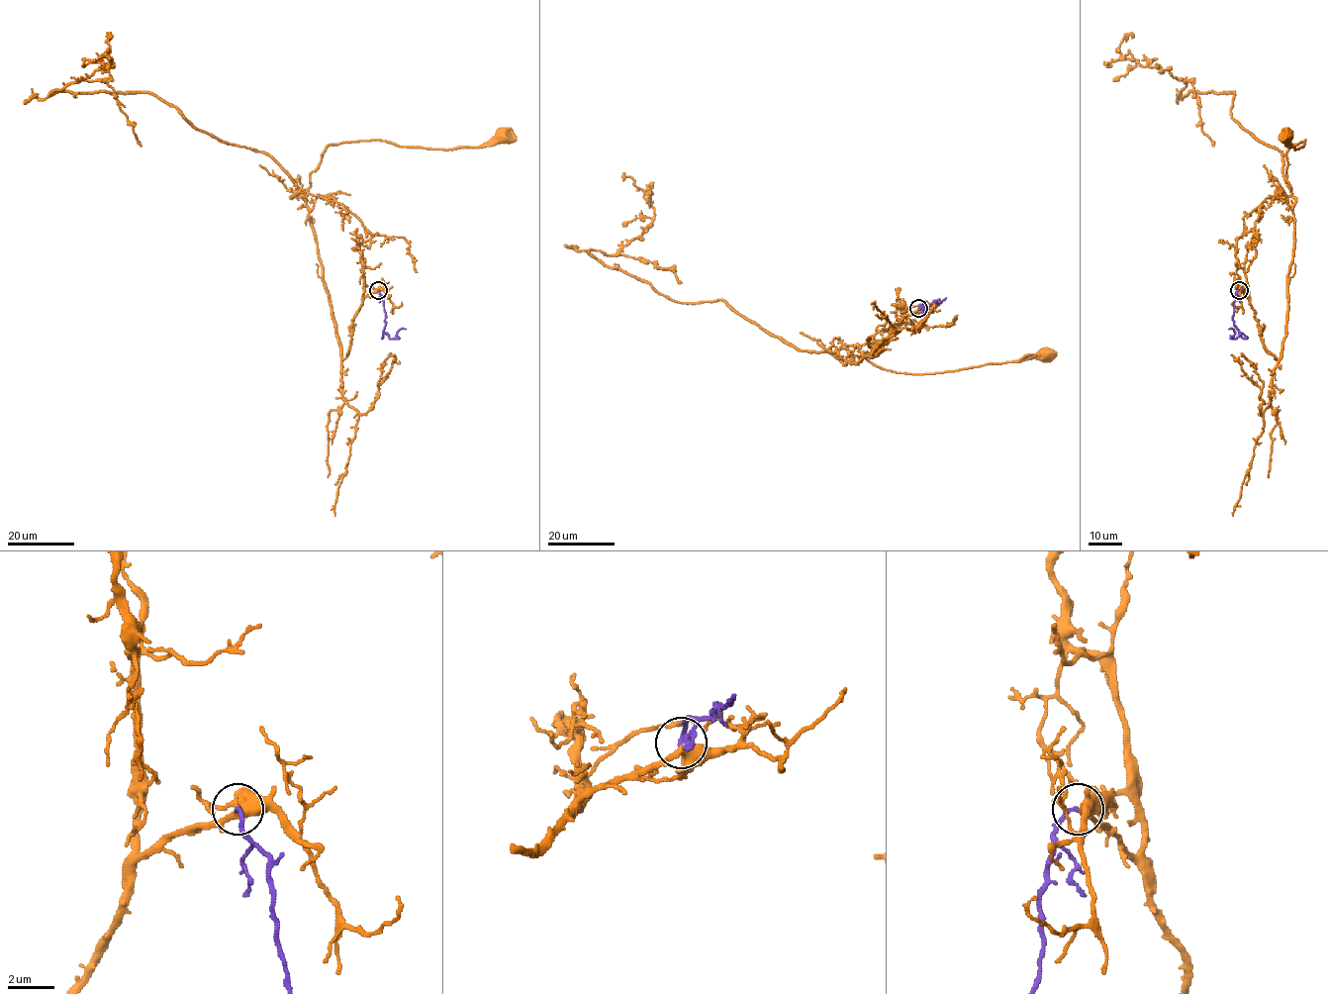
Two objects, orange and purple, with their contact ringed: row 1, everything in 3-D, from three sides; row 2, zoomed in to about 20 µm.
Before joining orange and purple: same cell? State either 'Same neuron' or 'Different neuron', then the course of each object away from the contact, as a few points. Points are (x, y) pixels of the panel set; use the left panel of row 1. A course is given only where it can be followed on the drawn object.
Same neuron. Course of orange: (378, 289), (363, 299), (342, 359), (302, 196), (323, 151), (370, 140), (456, 149), (503, 136). Course of purple: (378, 289), (383, 297), (385, 332), (394, 339), (399, 331), (406, 329)

